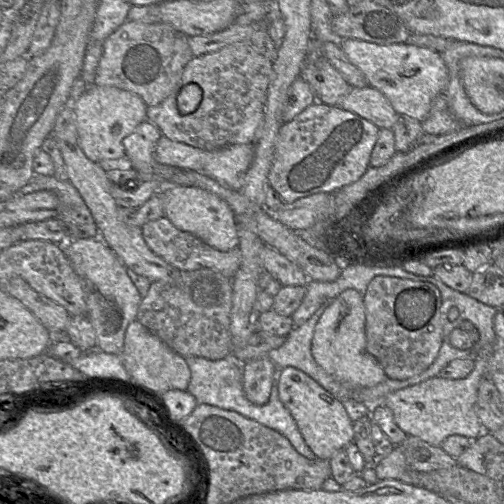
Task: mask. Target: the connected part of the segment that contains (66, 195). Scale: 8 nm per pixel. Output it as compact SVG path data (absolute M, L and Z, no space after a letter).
M34 174L29 183L18 193L29 194L38 191L52 191L59 199L57 218L66 226L67 230L73 232L73 239L94 238L98 237L98 229L94 219L81 198L78 191L69 181L60 181L54 176L44 176Z

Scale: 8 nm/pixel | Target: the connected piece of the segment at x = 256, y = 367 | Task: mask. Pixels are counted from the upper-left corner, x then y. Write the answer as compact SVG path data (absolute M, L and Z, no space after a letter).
M262 356L242 363L242 386L247 399L255 405L268 402L273 379L278 369L267 357Z

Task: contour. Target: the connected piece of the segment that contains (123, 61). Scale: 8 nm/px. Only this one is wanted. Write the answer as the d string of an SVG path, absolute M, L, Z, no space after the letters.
M126 20L102 43L102 55L100 57L94 85L114 86L139 95L147 107L161 103L173 92L179 93L181 77L185 65L194 57L186 34L175 29L171 25L158 23L142 23Z

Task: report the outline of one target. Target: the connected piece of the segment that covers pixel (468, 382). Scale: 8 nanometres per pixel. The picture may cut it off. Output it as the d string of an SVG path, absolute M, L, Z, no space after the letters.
M475 355L475 367L463 379L452 380L435 376L416 385L389 393L384 398L383 404L391 410L395 423L407 436L418 437L432 446L440 446L451 435L461 435L475 440L484 433L484 427L476 414L476 401L479 384L483 378L487 377L488 357L489 355Z

